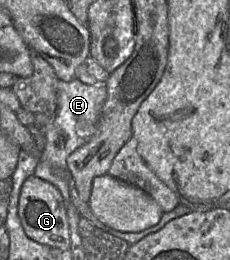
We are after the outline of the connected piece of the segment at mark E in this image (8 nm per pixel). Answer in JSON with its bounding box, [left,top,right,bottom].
[34,78,107,208]

